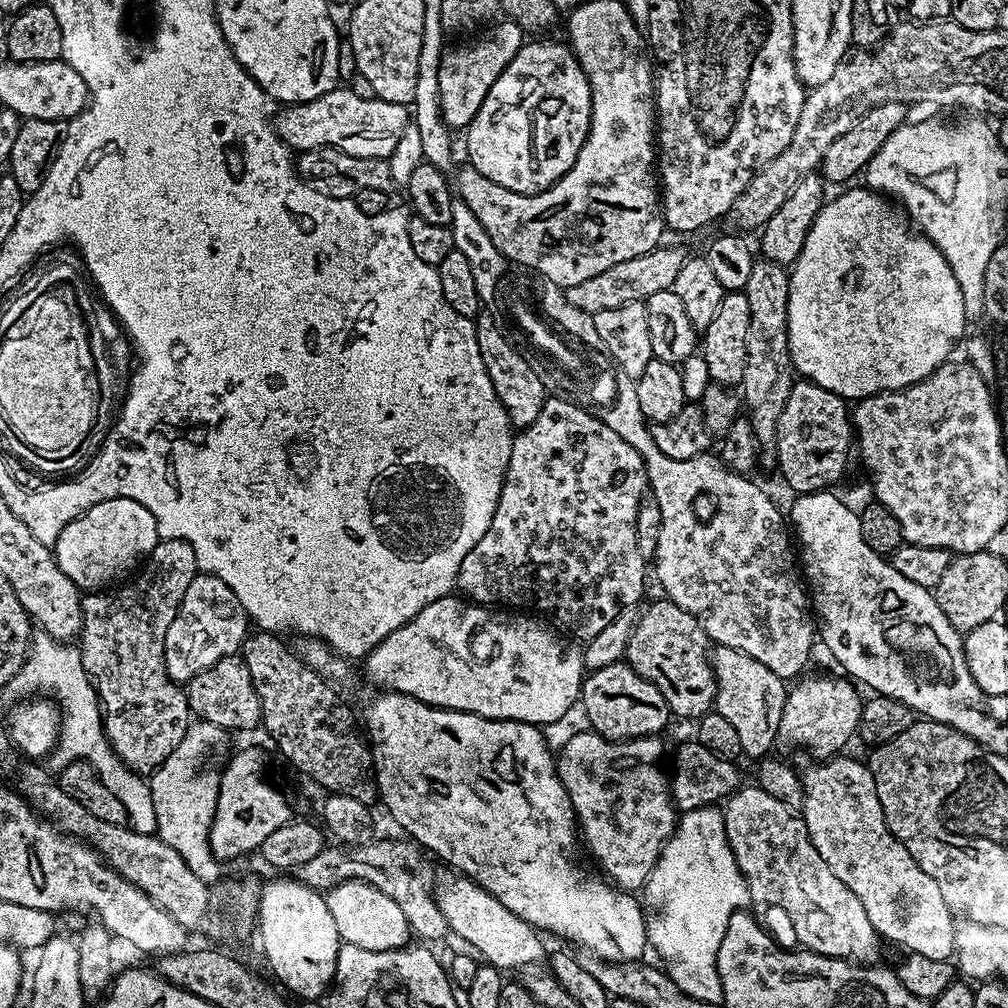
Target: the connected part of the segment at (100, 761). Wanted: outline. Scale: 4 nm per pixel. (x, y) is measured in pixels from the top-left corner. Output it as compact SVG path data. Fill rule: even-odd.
M33 635L28 659L24 661L22 670L14 674L6 692L7 695L20 696L16 698L32 698L37 694L47 694L51 697L60 710L60 734L50 756L53 764L51 767L59 770L65 768L72 760L84 760L87 764L93 764L102 782L106 782L106 786L114 793L114 798L118 798L118 802L126 806L128 824L147 836L156 832L154 802L151 800L149 781L141 773L126 767L112 749L112 743L104 733L100 698L88 678L79 647L55 640L53 636Z

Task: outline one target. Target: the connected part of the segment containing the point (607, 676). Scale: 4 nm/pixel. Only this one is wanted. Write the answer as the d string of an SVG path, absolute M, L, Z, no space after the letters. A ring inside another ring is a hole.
M626 662L602 666L584 677L582 702L590 718L590 729L607 740L636 740L639 736L660 736L668 724L670 709L666 698Z

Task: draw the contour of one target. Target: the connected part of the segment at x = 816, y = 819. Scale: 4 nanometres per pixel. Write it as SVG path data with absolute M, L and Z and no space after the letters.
M844 754L823 762L812 762L802 772L804 784L804 807L802 815L804 825L814 842L814 850L826 858L826 866L834 870L854 894L858 894L858 902L866 909L866 915L874 926L874 930L885 941L893 940L901 944L908 952L917 952L925 958L935 960L953 959L956 951L957 921L954 913L946 906L946 898L942 898L942 890L938 890L938 882L914 862L910 850L902 846L894 838L894 834L886 826L886 818L882 814L882 802L878 802L878 790L874 786L874 778L870 774L867 763L847 760Z

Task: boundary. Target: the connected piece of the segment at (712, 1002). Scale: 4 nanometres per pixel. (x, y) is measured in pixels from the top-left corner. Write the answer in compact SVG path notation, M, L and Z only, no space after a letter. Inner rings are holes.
M719 807L695 808L677 819L672 836L644 883L642 896L646 904L648 899L647 907L656 911L646 924L651 951L660 955L659 963L678 990L710 1006L723 1005L722 978L716 965L718 948L730 918L749 907L750 897L746 878L726 838L724 814Z

